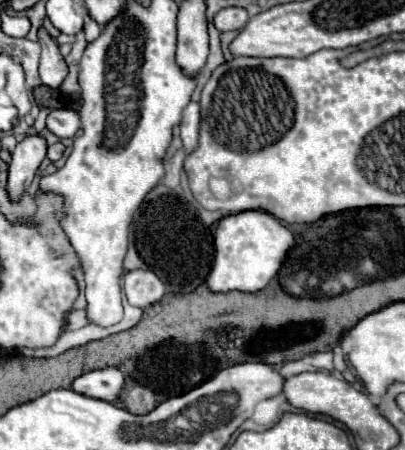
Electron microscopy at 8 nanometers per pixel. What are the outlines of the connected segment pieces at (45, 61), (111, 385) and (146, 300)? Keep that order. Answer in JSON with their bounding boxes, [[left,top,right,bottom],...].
[[38,27,68,87],[72,365,124,403],[124,273,166,309]]

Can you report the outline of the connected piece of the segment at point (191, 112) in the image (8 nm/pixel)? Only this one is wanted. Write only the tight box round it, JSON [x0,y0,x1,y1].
[180,101,200,153]

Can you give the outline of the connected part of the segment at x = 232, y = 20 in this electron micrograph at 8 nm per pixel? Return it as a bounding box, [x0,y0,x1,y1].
[214,7,248,33]

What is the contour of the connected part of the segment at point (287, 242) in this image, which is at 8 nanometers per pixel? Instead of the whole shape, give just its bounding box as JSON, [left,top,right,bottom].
[206,211,294,293]

